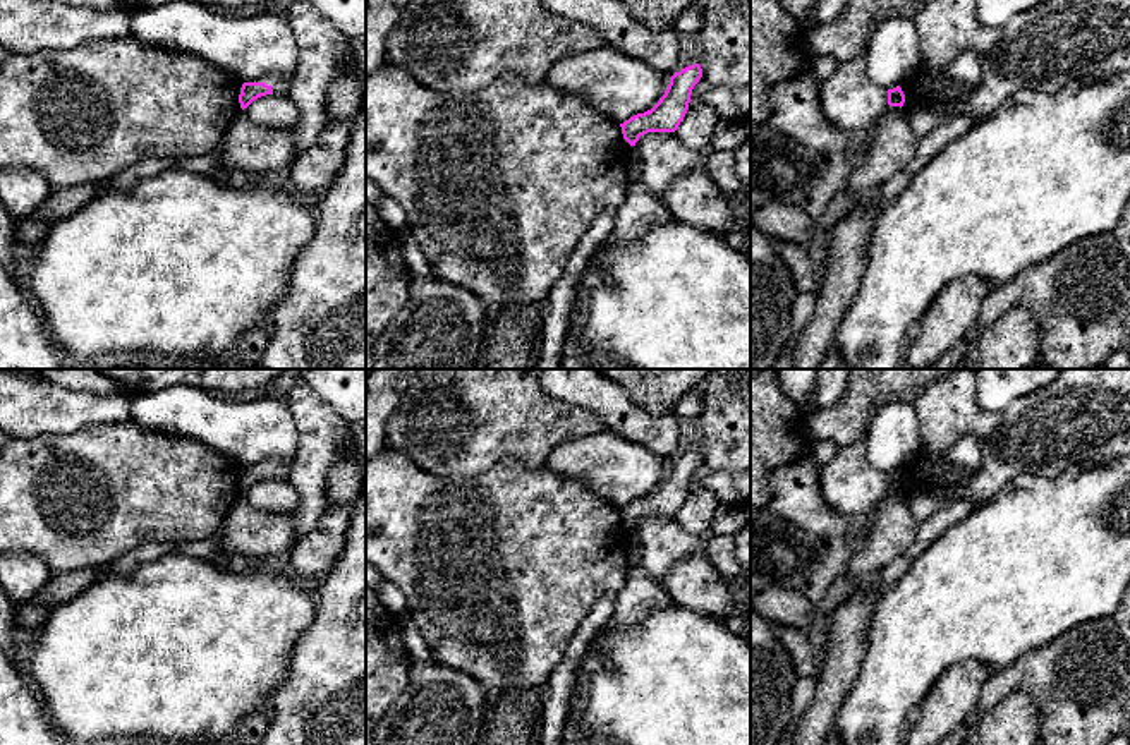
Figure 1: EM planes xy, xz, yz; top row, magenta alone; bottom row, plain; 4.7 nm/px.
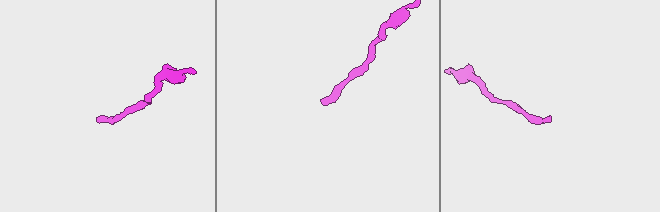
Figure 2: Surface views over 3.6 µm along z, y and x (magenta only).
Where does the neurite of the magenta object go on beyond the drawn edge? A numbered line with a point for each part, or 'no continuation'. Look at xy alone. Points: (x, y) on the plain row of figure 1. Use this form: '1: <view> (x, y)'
1: xy (280, 469)

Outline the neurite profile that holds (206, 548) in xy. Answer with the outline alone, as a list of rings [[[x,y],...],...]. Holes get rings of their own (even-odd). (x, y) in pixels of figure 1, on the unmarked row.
[[[218,529],[211,537],[184,542],[184,544],[161,544],[148,542],[134,548],[117,561],[103,568],[100,580],[115,573],[127,573],[143,563],[151,563],[165,554],[185,554],[191,558],[211,560],[222,546],[222,530]]]

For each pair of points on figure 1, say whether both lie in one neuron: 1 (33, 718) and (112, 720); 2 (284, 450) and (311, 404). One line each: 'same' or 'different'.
1: different
2: different

